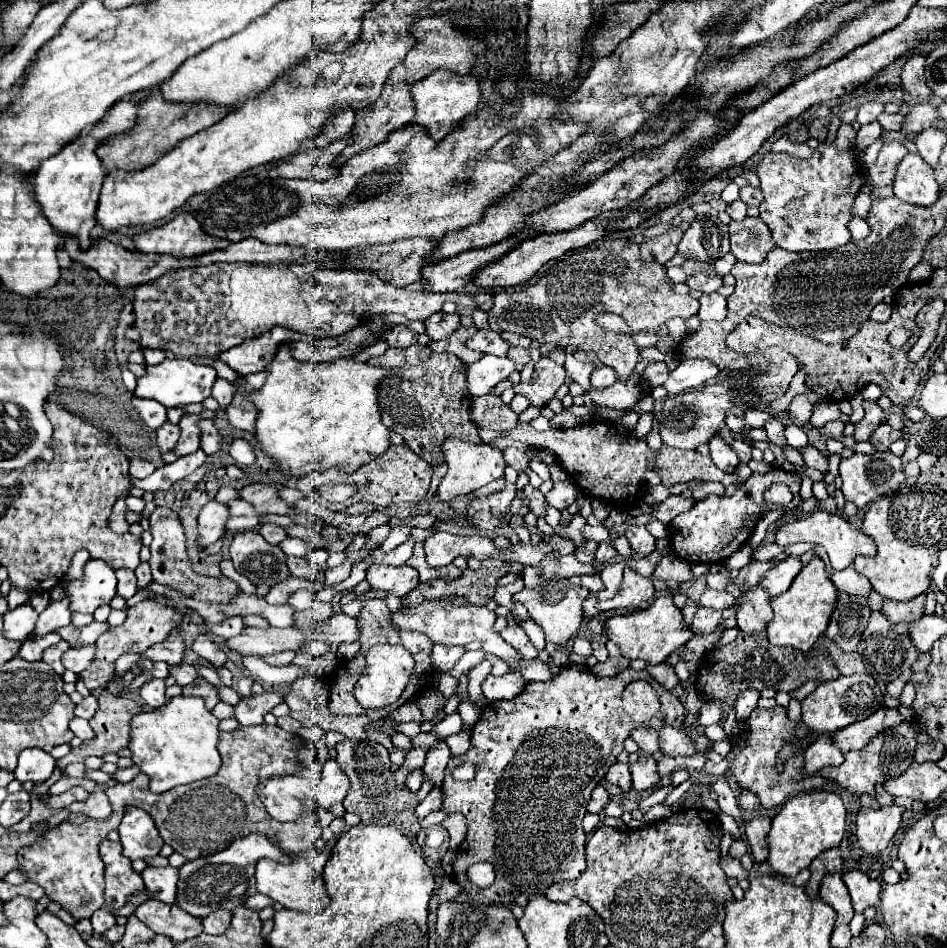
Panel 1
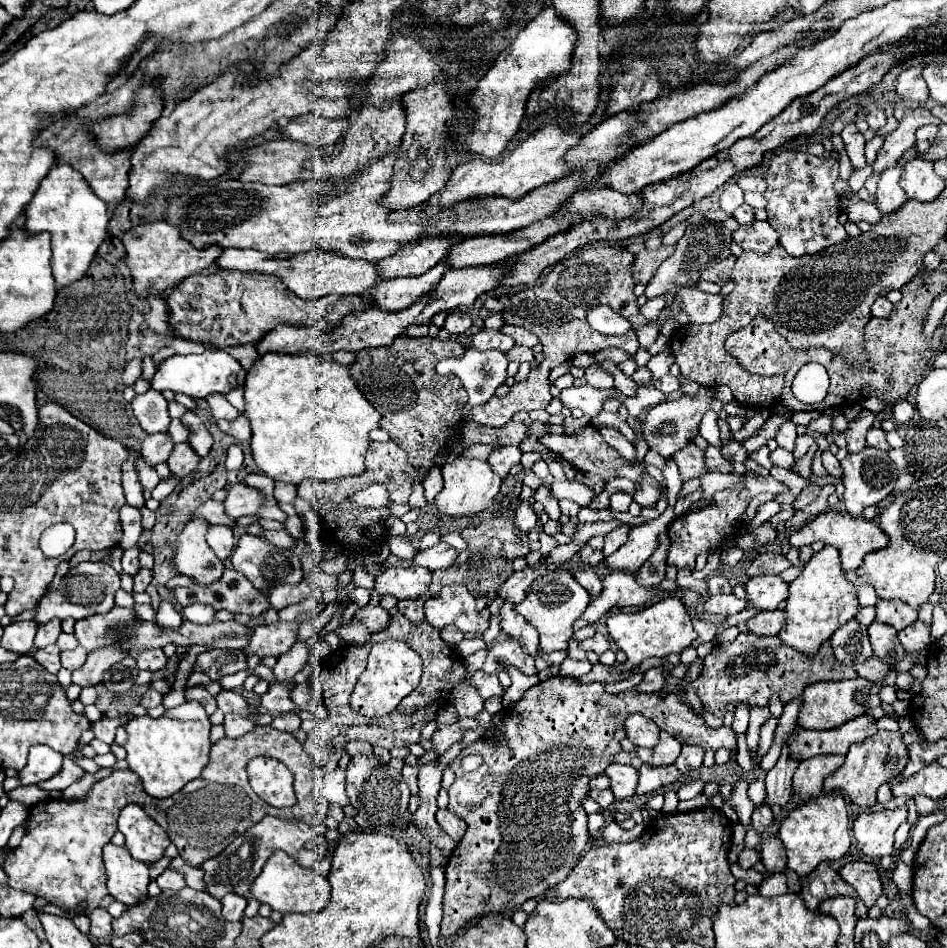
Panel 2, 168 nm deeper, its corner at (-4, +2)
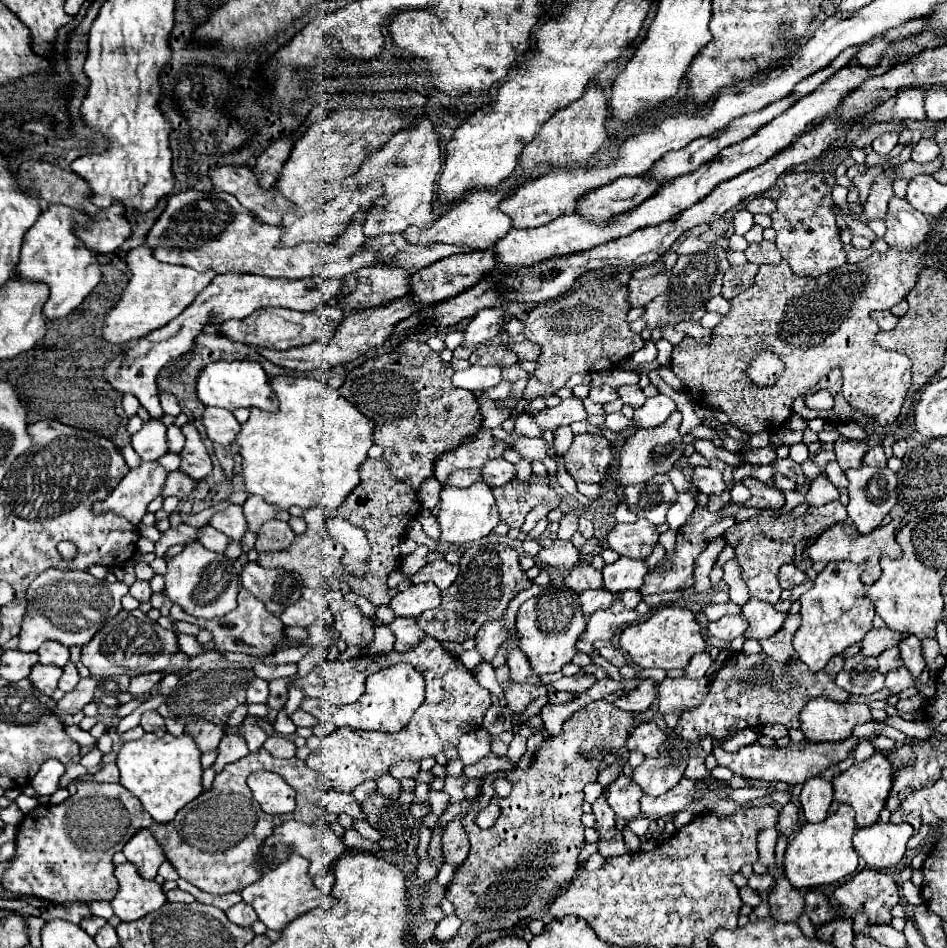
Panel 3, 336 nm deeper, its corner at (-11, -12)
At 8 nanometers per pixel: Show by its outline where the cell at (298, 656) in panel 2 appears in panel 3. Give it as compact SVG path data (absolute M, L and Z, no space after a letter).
M296 709L296 711L290 715L290 719L294 721L296 727L314 727L314 725L316 725L316 717L310 715L310 713L306 713L306 711L302 711L302 709Z

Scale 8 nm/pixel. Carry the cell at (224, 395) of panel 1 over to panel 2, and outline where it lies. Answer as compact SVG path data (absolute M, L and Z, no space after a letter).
M211 393L211 395L207 397L207 403L209 403L211 415L213 415L215 419L233 421L233 419L239 415L239 411L237 411L237 409L225 399L225 395L221 395L221 393Z

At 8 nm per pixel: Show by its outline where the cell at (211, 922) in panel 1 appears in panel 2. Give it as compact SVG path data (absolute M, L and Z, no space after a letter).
M229 893L221 899L221 903L223 903L223 917L227 921L241 921L243 911L247 907L247 897L241 897L237 893Z

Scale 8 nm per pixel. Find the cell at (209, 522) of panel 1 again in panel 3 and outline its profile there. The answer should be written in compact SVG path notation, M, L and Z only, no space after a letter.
M194 541L184 547L182 553L168 561L166 573L166 595L172 603L178 603L190 615L202 619L214 619L226 615L236 607L238 595L238 571L234 563L214 551L208 551L200 541Z

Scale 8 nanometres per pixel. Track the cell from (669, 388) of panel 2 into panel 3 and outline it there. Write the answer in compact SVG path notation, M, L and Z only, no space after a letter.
M656 395L656 397L648 399L644 403L644 407L634 411L632 421L636 427L648 429L648 427L656 427L656 425L664 423L672 411L676 411L676 403L670 401L670 397L666 397L666 395Z

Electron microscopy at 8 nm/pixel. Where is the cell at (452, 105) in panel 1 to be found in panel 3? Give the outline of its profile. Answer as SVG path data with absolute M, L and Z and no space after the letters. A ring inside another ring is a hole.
M420 117L416 127L396 131L376 153L372 153L364 163L362 169L344 181L346 187L364 187L372 179L382 177L384 195L374 201L372 211L366 213L364 235L376 237L382 233L398 233L408 229L410 225L430 227L434 223L432 203L436 195L436 179L442 171L442 155L440 155L440 137L434 123L428 117ZM396 159L404 163L404 169L386 169Z

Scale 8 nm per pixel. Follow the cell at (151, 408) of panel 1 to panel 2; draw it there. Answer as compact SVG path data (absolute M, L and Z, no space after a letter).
M149 389L143 395L135 395L133 403L133 415L139 421L141 429L149 435L153 433L165 433L169 427L169 415L167 415L167 401L161 393L155 389Z

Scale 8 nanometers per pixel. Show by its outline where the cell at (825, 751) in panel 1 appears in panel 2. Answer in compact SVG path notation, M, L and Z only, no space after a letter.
M817 755L801 761L793 775L793 793L803 801L809 801L823 791L823 781L839 765L843 765L845 755Z

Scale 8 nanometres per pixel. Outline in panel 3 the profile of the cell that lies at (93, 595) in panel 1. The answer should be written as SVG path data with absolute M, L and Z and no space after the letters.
M56 569L44 571L38 579L30 583L26 591L28 613L22 623L18 649L38 651L38 647L48 639L60 641L66 647L84 645L88 639L92 639L94 633L100 631L100 627L104 627L106 621L114 619L120 613L122 609L120 599L126 593L128 585L120 581L116 583L102 581L86 571L56 571Z

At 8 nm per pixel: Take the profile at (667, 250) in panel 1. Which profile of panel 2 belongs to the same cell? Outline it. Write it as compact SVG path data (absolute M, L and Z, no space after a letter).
M659 247L655 251L647 251L643 249L641 253L635 255L635 261L633 261L633 281L635 283L649 283L651 277L655 275L657 267L673 253L673 247Z

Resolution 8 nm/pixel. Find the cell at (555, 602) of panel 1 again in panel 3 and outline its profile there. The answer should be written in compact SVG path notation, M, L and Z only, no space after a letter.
M554 587L528 599L518 609L516 629L520 633L520 649L526 653L536 675L562 671L562 667L576 655L576 641L586 629L586 617L578 603L578 593L568 587Z

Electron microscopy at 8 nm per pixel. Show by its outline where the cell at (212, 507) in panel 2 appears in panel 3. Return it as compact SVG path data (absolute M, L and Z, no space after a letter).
M180 525L176 529L168 529L162 533L162 539L156 543L156 557L162 557L172 545L188 545L198 539L202 527L192 527L192 525Z

